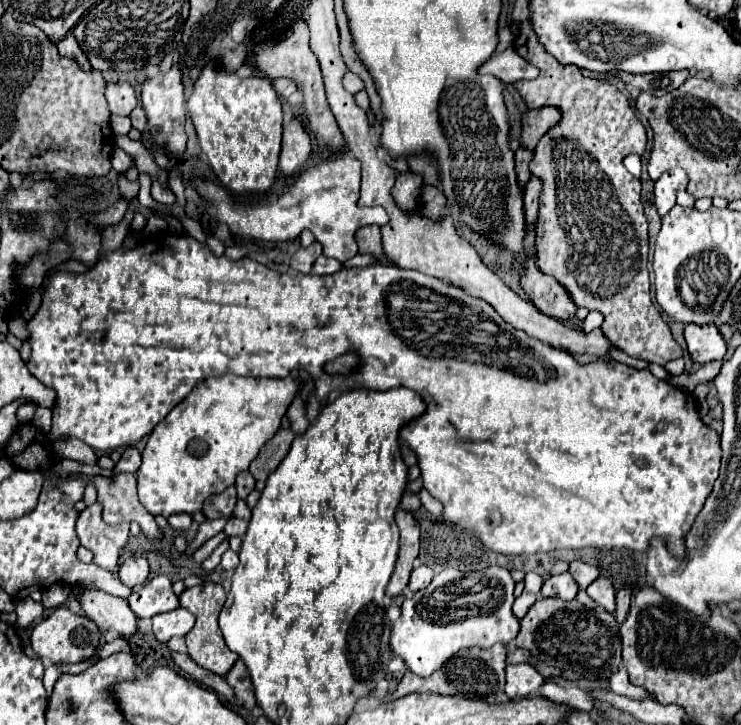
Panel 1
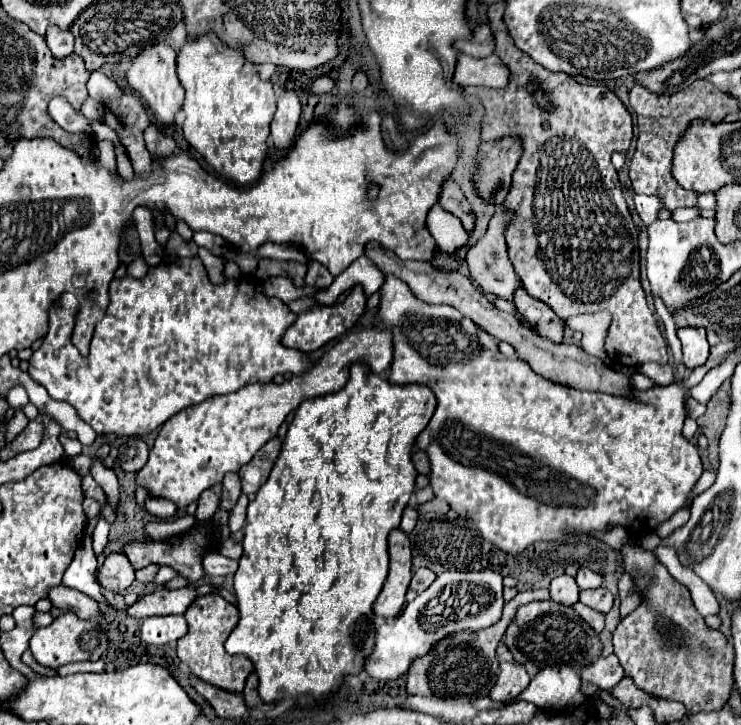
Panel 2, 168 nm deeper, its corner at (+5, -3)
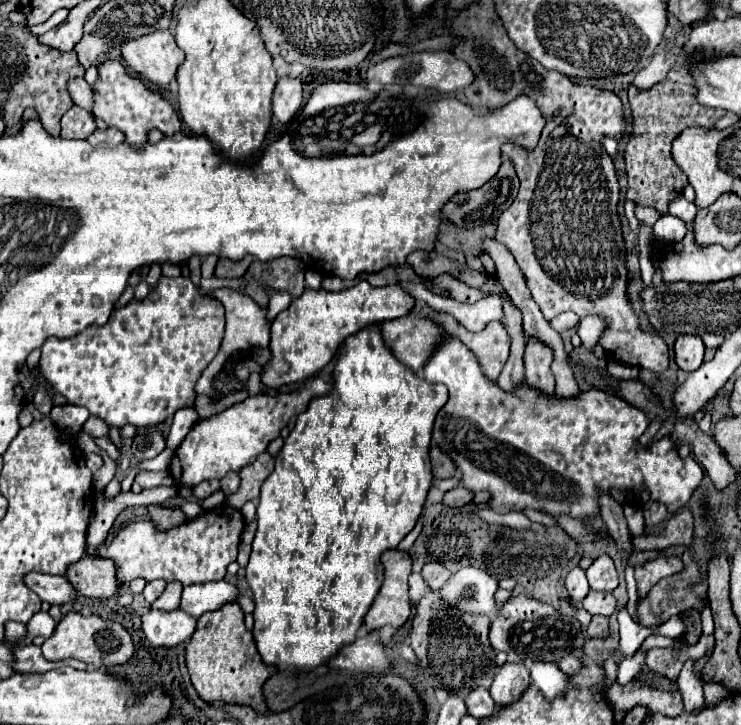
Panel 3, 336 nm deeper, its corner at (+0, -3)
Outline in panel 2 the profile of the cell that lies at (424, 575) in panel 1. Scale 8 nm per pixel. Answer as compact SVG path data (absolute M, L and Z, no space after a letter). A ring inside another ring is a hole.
M419 568L415 574L413 574L413 580L411 580L411 590L415 590L415 592L423 592L425 588L429 588L433 582L435 582L435 578L437 578L437 574L433 572L433 570L429 570L429 568Z

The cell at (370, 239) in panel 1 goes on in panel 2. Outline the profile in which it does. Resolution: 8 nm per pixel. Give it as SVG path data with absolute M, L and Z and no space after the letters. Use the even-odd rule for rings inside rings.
M367 244L365 254L375 262L375 266L379 270L383 270L385 274L393 274L395 278L403 280L411 288L411 292L415 292L415 296L419 300L423 300L427 304L453 306L463 316L471 318L477 326L485 328L497 340L509 342L515 348L517 358L527 362L533 368L533 372L537 372L541 376L547 376L547 380L551 380L555 384L571 386L571 388L577 388L577 390L591 390L591 392L605 392L605 394L611 394L611 396L633 398L633 386L631 386L629 376L607 368L603 364L603 360L585 354L575 344L551 344L549 340L543 340L539 334L523 328L521 324L517 324L517 318L513 314L497 310L487 300L487 296L477 286L473 286L473 282L467 276L463 276L461 272L445 272L441 268L435 268L431 262L415 262L415 260L401 262L393 252L387 252L379 244Z

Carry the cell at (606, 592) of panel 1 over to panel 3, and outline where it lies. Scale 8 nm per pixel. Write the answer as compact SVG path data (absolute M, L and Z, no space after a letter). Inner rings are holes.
M590 590L588 596L582 600L582 606L590 614L612 616L616 612L616 598L614 598L612 592L596 592L596 590Z

